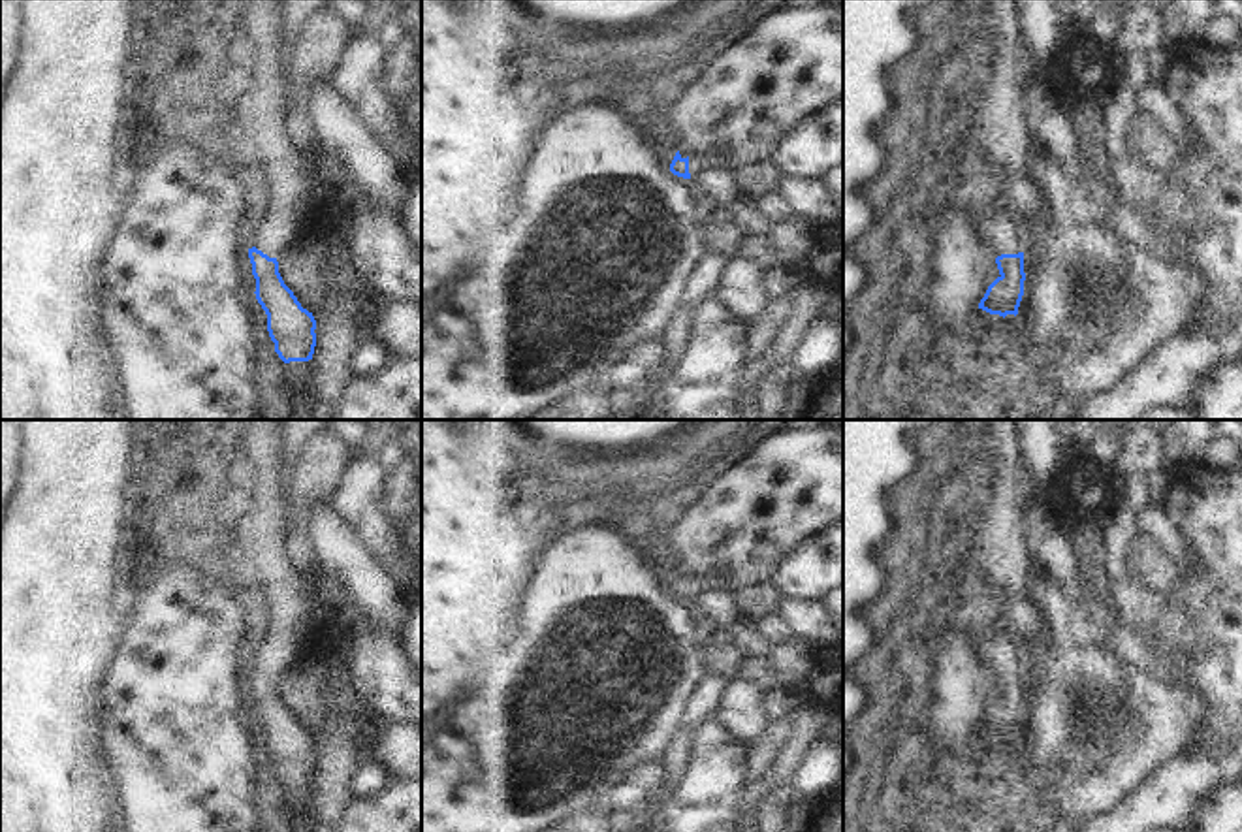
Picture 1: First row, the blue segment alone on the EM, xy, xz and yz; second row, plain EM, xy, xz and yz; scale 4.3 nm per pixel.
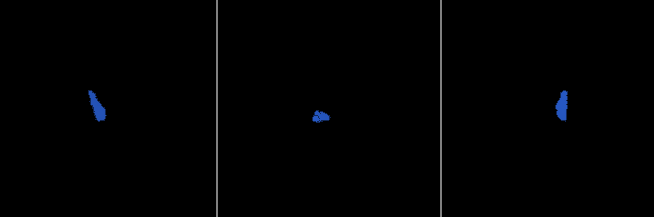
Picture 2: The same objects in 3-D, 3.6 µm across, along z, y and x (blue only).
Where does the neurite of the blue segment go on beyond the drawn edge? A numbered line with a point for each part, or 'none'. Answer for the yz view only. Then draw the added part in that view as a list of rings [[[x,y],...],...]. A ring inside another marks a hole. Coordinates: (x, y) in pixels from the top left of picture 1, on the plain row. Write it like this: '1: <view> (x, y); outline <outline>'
1: yz (1003, 656); outline [[[997,634],[984,642],[977,659],[997,680],[1001,676],[1018,676],[1026,672],[1024,646],[1009,634]]]

